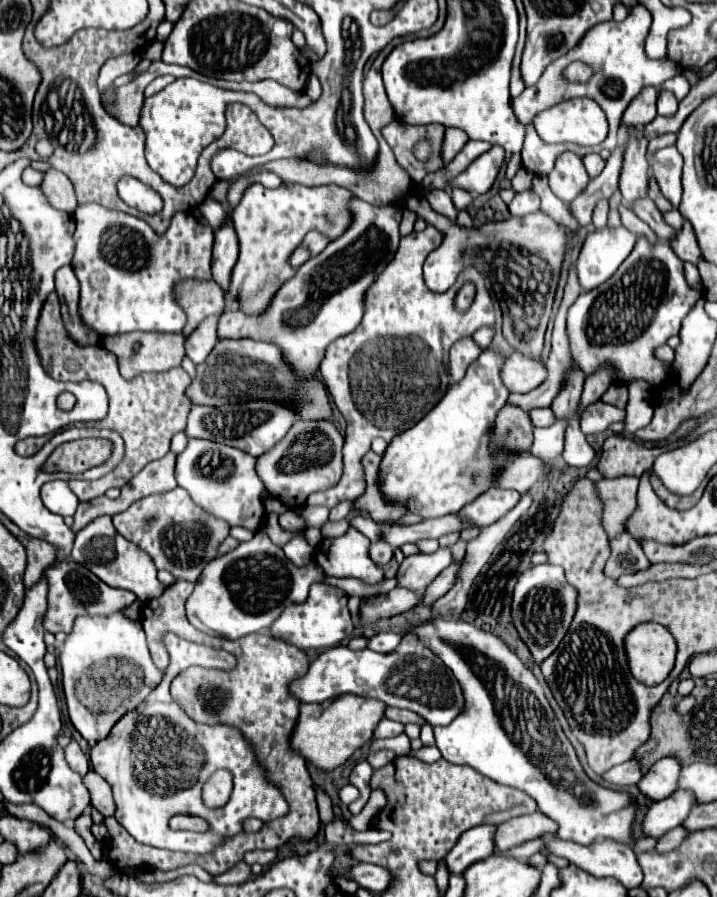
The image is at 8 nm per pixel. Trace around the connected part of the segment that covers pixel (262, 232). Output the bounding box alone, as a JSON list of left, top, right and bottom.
[229,182,355,314]

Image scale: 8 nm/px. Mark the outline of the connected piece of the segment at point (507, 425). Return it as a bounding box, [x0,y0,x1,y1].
[493,406,533,454]

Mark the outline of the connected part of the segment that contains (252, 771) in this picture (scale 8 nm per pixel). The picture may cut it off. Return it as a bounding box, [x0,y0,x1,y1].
[89,634,289,854]

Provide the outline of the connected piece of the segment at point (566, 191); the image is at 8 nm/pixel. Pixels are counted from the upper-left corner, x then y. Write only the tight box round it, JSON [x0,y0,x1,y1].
[549,152,589,202]

